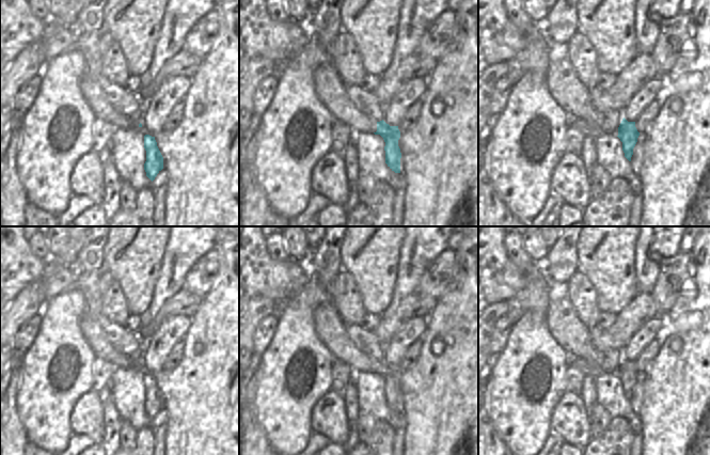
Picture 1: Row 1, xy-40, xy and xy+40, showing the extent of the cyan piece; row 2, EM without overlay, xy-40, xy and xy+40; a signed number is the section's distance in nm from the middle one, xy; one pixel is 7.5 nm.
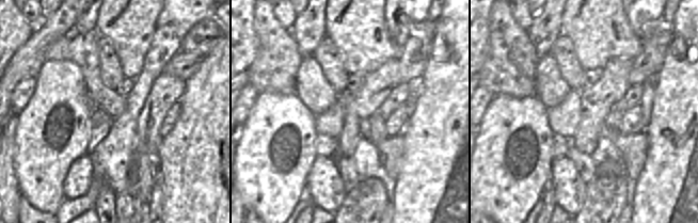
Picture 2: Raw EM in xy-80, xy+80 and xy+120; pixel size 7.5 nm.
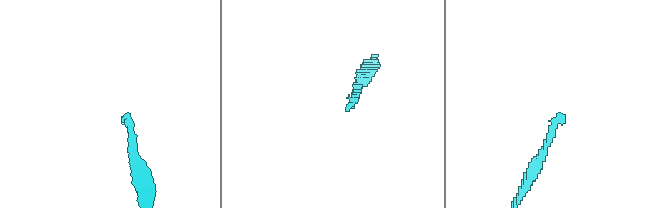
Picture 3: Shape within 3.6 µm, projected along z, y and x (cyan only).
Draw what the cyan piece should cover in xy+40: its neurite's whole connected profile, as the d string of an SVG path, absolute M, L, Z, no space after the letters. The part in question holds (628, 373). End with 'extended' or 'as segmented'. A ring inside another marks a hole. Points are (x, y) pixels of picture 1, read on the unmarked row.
M625 357L622 358L618 366L618 377L622 381L622 390L625 396L631 401L633 394L633 388L637 381L640 372L635 366L635 361L628 361Z; as segmented

